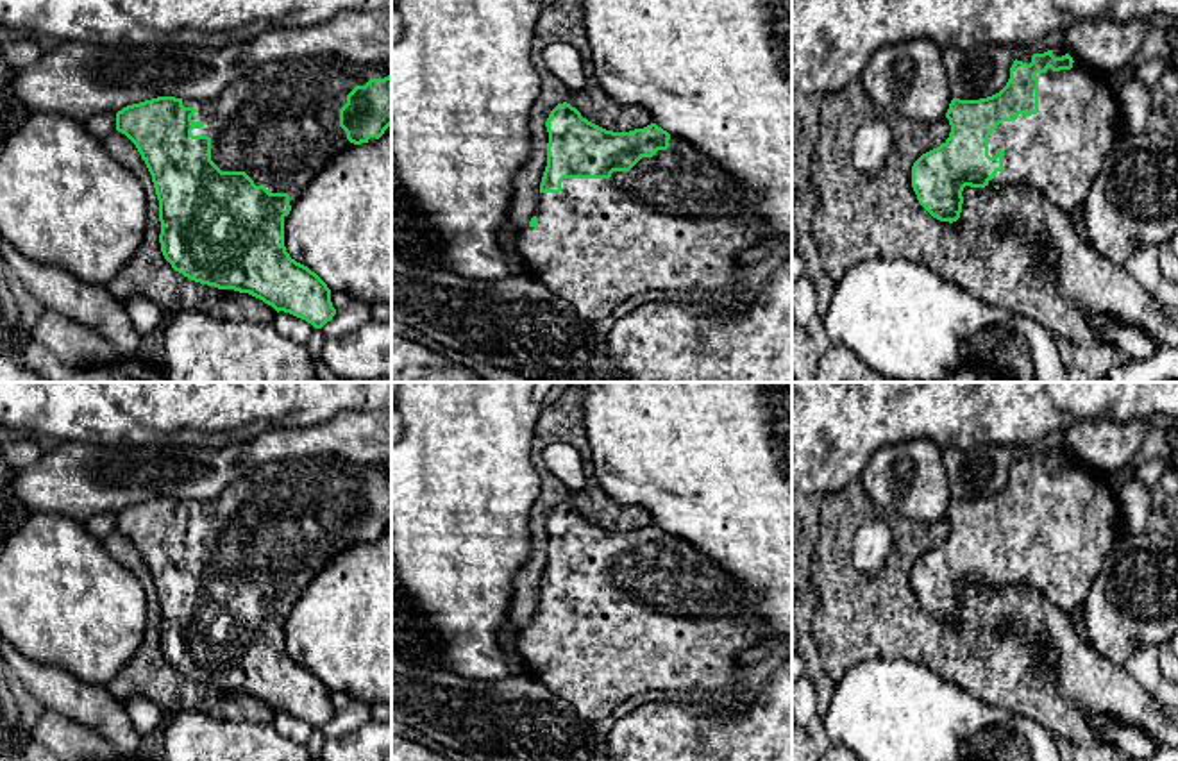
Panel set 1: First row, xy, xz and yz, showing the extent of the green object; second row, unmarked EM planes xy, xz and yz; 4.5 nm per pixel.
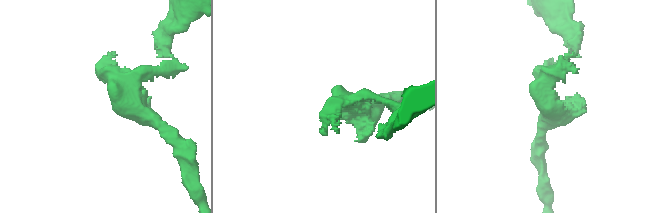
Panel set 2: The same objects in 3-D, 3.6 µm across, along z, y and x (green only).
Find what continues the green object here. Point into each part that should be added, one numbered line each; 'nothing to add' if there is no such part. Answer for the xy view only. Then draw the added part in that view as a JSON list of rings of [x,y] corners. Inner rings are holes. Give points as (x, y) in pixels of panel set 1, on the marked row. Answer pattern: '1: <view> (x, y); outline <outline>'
1: xy (279, 124); outline [[[338,55],[311,59],[304,57],[270,61],[227,86],[215,100],[182,98],[184,107],[195,107],[193,136],[211,138],[211,161],[222,171],[245,171],[256,186],[270,193],[288,193],[293,207],[315,175],[343,150],[354,146],[340,127],[340,109],[356,86],[370,79],[384,79],[383,68],[363,68]]]

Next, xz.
1: xz (678, 220); outline [[[670,136],[667,150],[642,157],[629,171],[613,171],[610,179],[563,179],[560,193],[540,193],[540,225],[518,230],[517,245],[527,273],[586,322],[597,323],[627,298],[651,289],[681,291],[686,300],[710,313],[726,313],[731,302],[717,298],[740,291],[740,252],[769,236],[769,225],[753,213],[756,198],[758,195],[722,164],[688,141]]]

